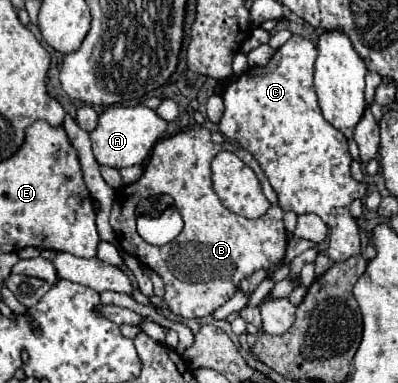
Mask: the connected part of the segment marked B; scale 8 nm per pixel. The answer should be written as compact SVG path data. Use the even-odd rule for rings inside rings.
M203 126L177 132L155 144L143 176L137 182L117 190L111 210L111 226L123 250L139 258L141 264L147 264L165 280L163 300L173 314L183 318L209 316L215 308L223 306L237 292L243 278L251 276L257 270L269 270L275 264L281 264L287 250L283 210L277 206L277 194L273 192L257 160L233 142L223 142L221 146L213 144L211 132ZM221 150L237 154L259 176L263 194L267 196L267 200L271 200L271 208L261 218L249 220L245 216L229 212L211 188L209 166L213 156ZM153 194L173 196L173 200L177 202L177 210L181 210L181 218L185 218L185 230L181 230L181 234L165 246L149 246L147 242L141 242L135 230L133 202L139 202L141 196Z

